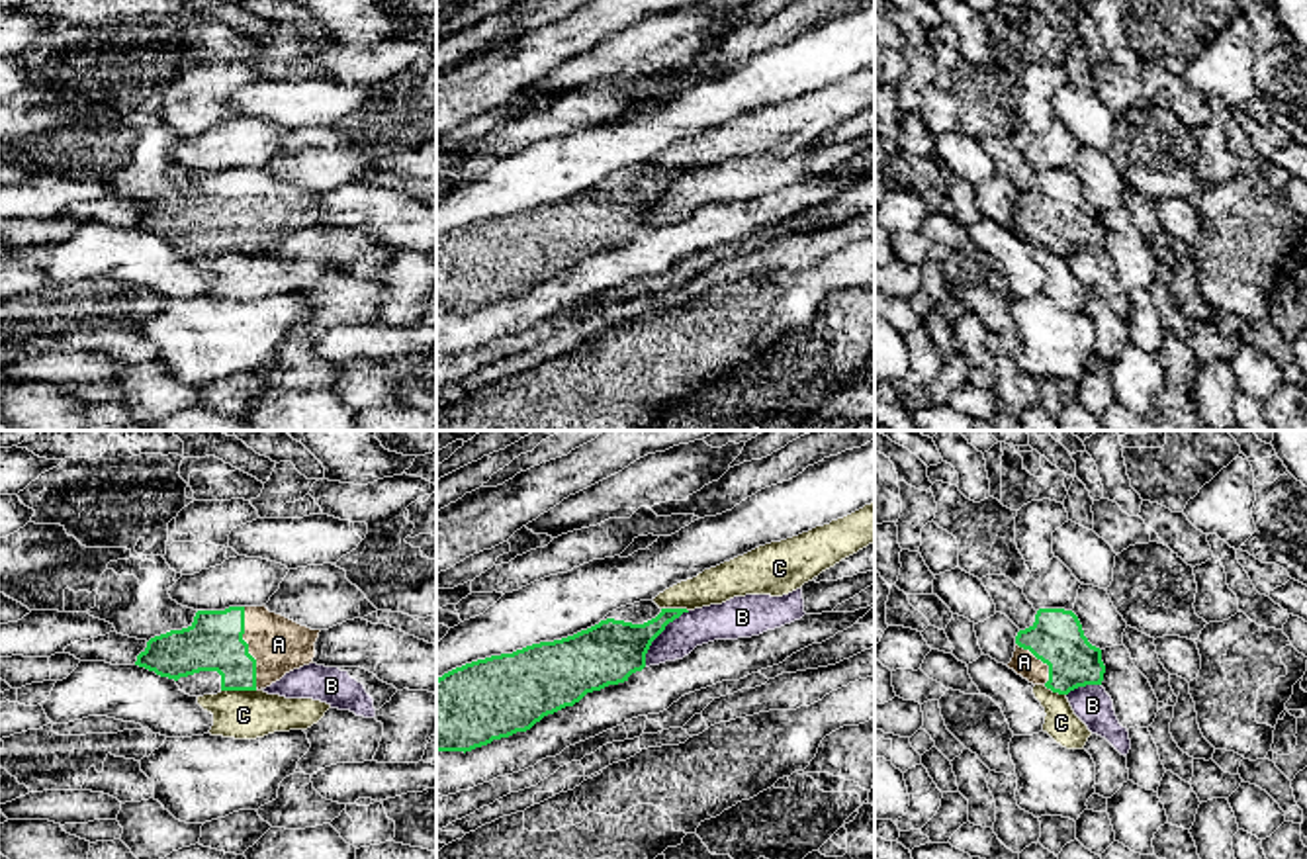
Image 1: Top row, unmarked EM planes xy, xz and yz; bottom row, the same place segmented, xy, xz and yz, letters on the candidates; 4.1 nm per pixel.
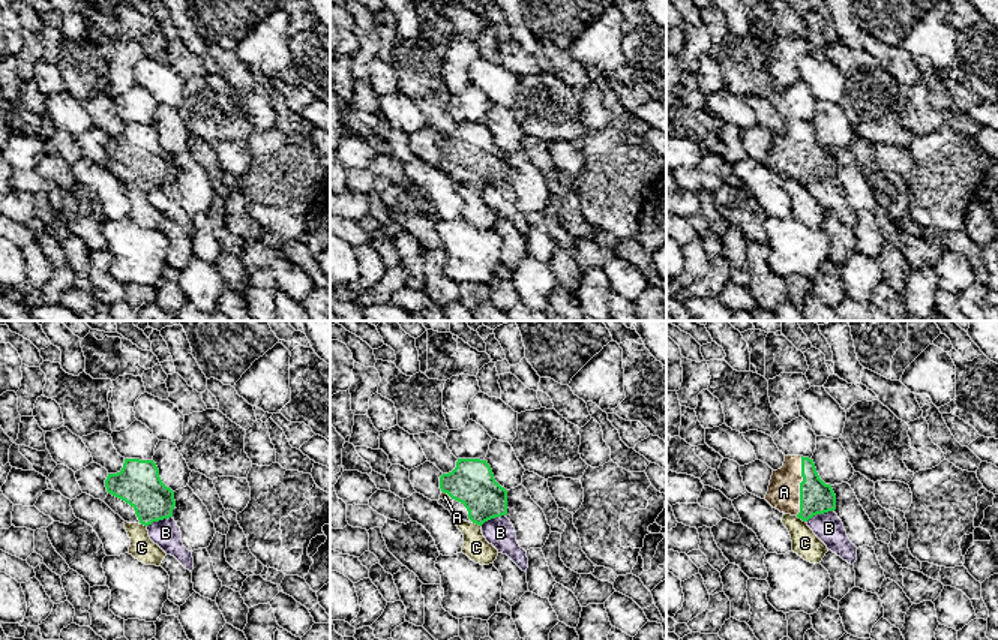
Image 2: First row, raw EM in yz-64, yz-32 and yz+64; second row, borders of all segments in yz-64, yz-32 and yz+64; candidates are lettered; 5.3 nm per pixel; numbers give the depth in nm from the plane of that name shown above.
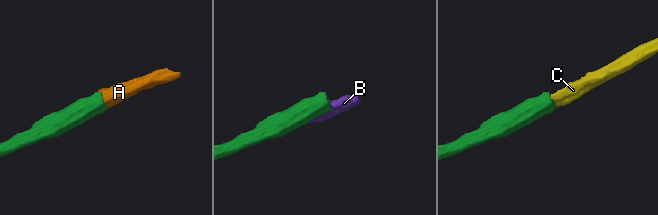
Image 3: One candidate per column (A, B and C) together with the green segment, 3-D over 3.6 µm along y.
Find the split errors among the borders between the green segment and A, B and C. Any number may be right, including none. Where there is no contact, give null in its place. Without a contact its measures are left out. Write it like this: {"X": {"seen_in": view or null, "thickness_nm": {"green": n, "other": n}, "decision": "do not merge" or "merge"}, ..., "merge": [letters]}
{"A": {"seen_in": "xy", "thickness_nm": {"green": 240, "other": 220}, "decision": "merge"}, "B": {"seen_in": "xz", "thickness_nm": {"green": 260, "other": 150}, "decision": "do not merge"}, "C": {"seen_in": "xy", "thickness_nm": {"green": 240, "other": 200}, "decision": "do not merge"}, "merge": ["A"]}

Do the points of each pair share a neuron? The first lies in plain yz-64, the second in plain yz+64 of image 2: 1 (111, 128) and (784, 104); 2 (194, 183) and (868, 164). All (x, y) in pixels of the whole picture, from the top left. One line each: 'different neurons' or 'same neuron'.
1: different neurons
2: different neurons

